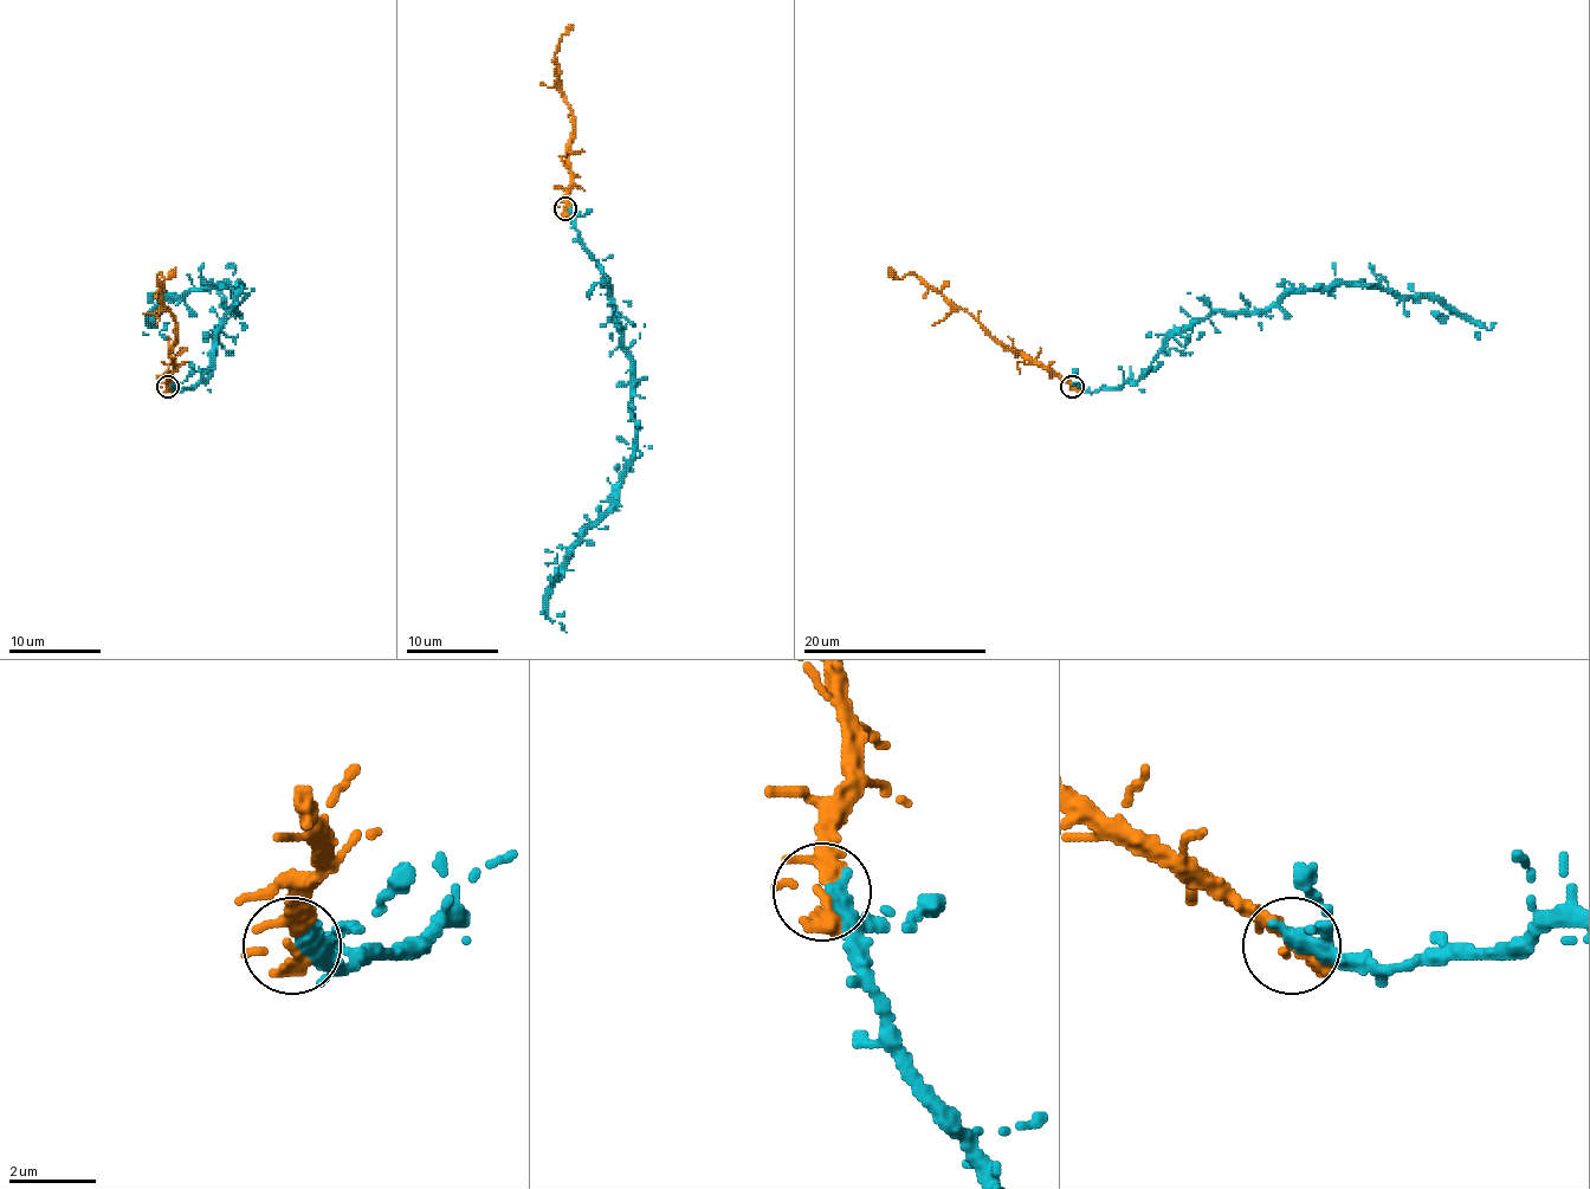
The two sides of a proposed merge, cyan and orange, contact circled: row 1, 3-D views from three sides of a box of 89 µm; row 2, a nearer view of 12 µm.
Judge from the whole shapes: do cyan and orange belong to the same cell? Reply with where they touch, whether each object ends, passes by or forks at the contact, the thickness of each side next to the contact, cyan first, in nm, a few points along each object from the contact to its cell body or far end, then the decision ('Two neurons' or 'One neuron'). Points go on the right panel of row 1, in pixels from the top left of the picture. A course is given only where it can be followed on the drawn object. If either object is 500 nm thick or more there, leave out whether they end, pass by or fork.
Place: (1072, 387). At the ring cyan passes by. At the ring orange passes by. Thickness 320 nm (cyan) against 280 nm. Course of cyan: (1072, 387), (1118, 389), (1217, 311), (1268, 311), (1291, 292), (1337, 284), (1424, 295), (1486, 329), (1495, 323). Course of orange: (1072, 387), (1003, 348), (974, 318), (916, 277), (905, 275), (898, 279), (889, 267). One neuron

